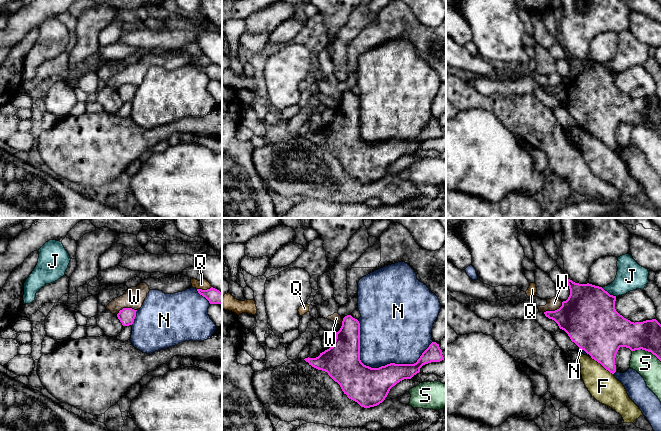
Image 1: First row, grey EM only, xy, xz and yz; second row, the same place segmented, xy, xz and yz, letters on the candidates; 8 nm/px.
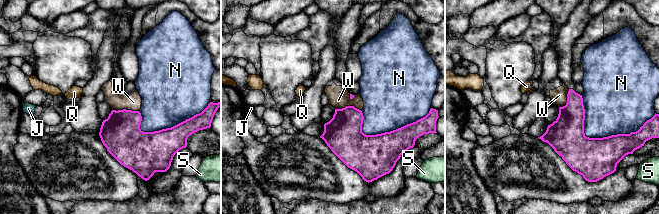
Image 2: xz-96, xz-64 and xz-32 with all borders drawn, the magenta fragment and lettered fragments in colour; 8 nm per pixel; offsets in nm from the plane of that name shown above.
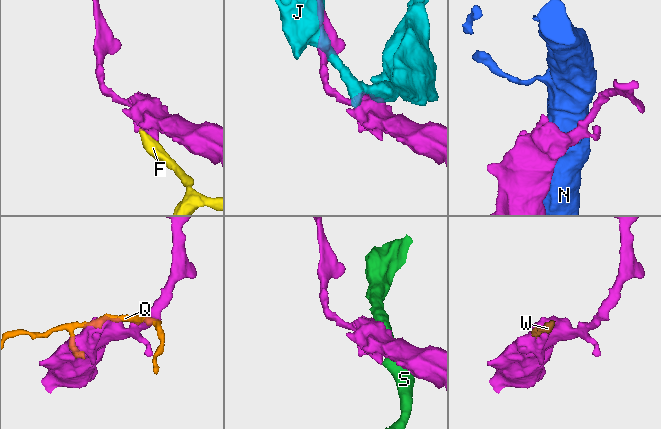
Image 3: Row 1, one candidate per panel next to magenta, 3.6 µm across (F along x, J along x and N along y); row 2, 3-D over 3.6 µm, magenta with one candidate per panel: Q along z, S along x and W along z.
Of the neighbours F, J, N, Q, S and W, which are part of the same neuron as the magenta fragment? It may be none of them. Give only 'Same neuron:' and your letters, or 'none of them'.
Same neuron: none of them

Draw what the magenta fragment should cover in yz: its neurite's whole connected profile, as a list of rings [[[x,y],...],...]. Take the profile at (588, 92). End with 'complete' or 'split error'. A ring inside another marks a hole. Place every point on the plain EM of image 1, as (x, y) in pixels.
[[[570,55],[566,59],[570,65],[568,75],[562,78],[559,85],[544,90],[554,96],[579,125],[612,150],[616,148],[615,134],[620,123],[651,128],[661,137],[661,100],[656,95],[631,98],[616,87],[616,72],[610,71],[602,63],[589,59],[579,60]]] | complete

